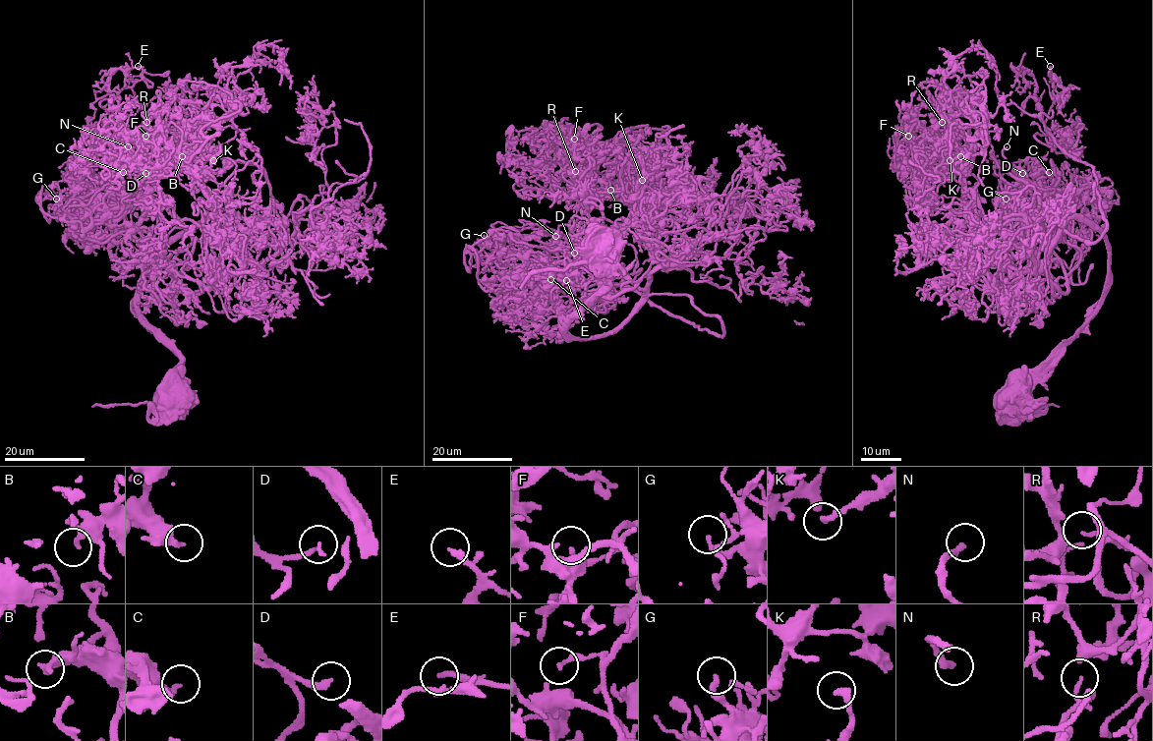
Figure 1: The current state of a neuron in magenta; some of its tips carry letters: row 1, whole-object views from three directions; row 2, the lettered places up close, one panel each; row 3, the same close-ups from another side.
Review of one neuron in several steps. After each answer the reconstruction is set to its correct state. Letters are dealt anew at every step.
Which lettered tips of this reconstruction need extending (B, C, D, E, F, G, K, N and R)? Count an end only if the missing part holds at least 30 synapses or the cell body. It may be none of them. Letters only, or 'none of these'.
C, E, N

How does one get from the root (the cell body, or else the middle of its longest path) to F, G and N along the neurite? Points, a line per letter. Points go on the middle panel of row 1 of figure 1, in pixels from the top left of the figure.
F: (592, 244), (608, 281), (574, 337), (606, 335), (645, 298), (570, 236), (593, 177), (587, 138), (574, 139)
G: (592, 244), (608, 281), (574, 337), (613, 331), (645, 292), (586, 258), (520, 277), (480, 255), (484, 235)
N: (592, 244), (608, 281), (567, 326), (574, 337), (613, 331), (645, 292), (555, 236)

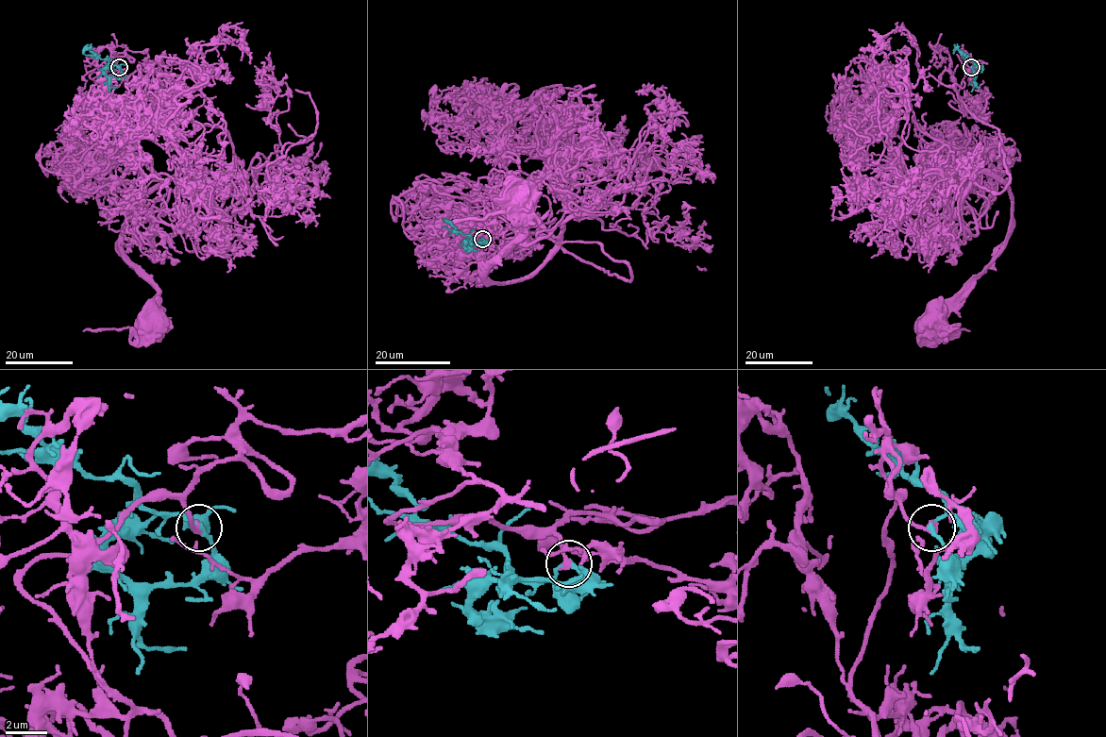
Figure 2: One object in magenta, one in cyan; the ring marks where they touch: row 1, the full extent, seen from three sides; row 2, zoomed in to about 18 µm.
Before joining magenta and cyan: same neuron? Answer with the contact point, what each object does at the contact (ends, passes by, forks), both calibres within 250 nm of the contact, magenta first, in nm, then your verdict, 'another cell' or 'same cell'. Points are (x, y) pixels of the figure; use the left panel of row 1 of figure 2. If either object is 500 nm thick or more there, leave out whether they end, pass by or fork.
at (119, 67); magenta passes by; cyan passes by; 220 nm thick on the magenta side, 200 nm on the other; same cell

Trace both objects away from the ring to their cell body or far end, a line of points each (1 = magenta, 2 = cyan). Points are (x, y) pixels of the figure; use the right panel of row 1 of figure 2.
1: (972, 67), (948, 103), (999, 134), (1009, 183), (974, 185), (1003, 184), (1011, 221), (931, 325)
2: (972, 67), (974, 63), (957, 49), (953, 54)

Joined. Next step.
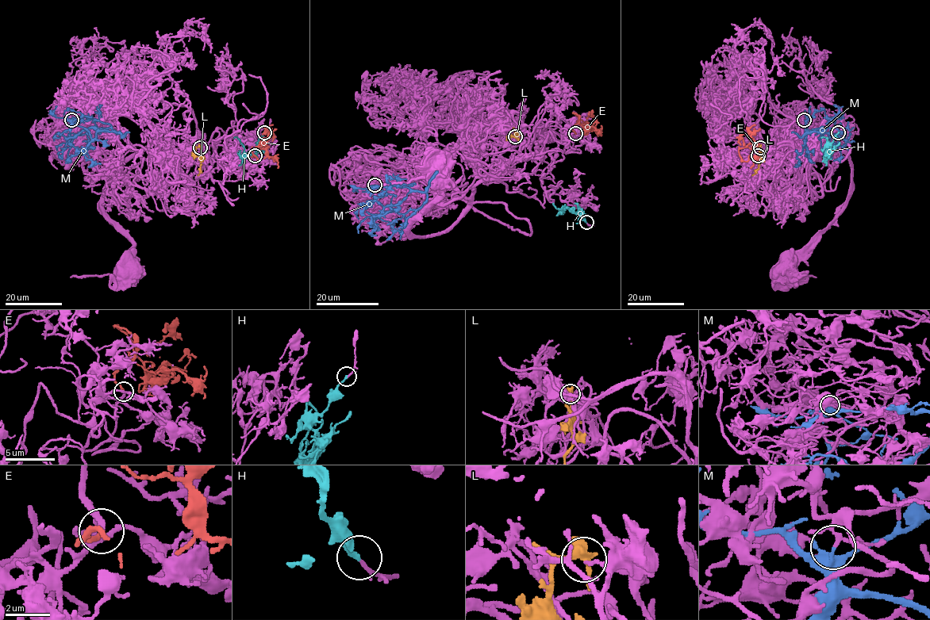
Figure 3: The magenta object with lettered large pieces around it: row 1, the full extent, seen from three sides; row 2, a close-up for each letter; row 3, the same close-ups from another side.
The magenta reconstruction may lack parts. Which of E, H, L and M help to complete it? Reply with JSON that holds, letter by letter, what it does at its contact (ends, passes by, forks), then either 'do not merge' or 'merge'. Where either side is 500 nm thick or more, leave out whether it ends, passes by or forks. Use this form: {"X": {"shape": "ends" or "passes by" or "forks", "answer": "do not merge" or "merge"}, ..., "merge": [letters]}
{"E": {"shape": "ends", "answer": "merge"}, "H": {"shape": "ends", "answer": "do not merge"}, "L": {"shape": "passes by", "answer": "do not merge"}, "M": {"shape": "ends", "answer": "do not merge"}, "merge": ["E"]}

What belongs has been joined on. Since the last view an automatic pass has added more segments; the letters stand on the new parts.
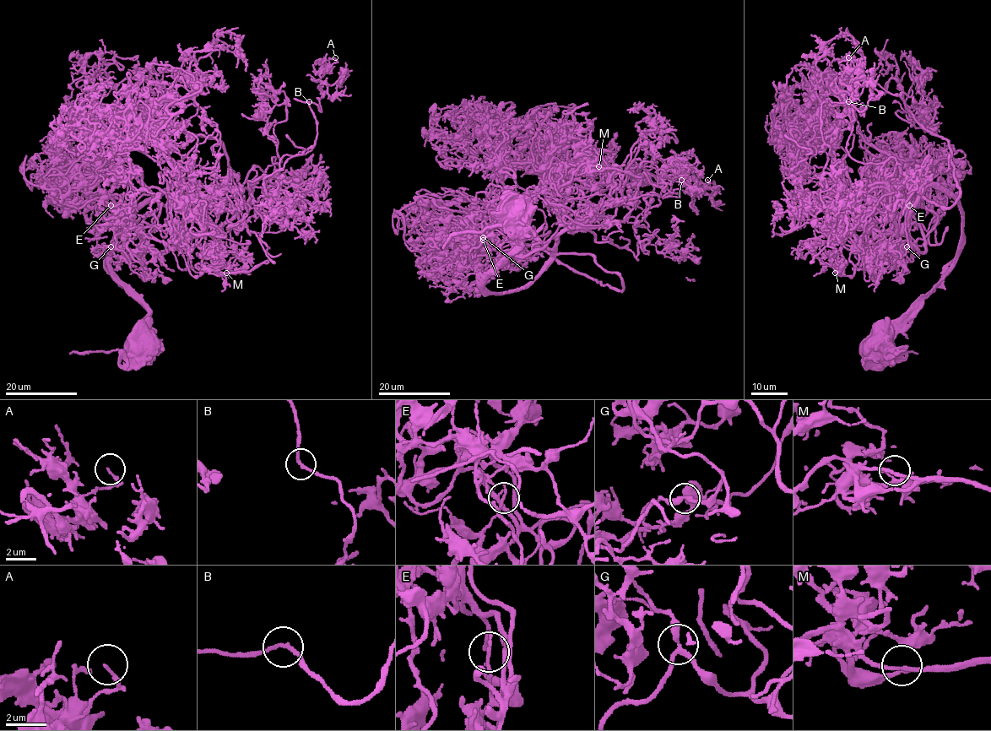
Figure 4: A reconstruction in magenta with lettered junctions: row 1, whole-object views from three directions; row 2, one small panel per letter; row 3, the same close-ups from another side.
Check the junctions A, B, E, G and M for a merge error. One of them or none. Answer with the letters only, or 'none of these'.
none of these

